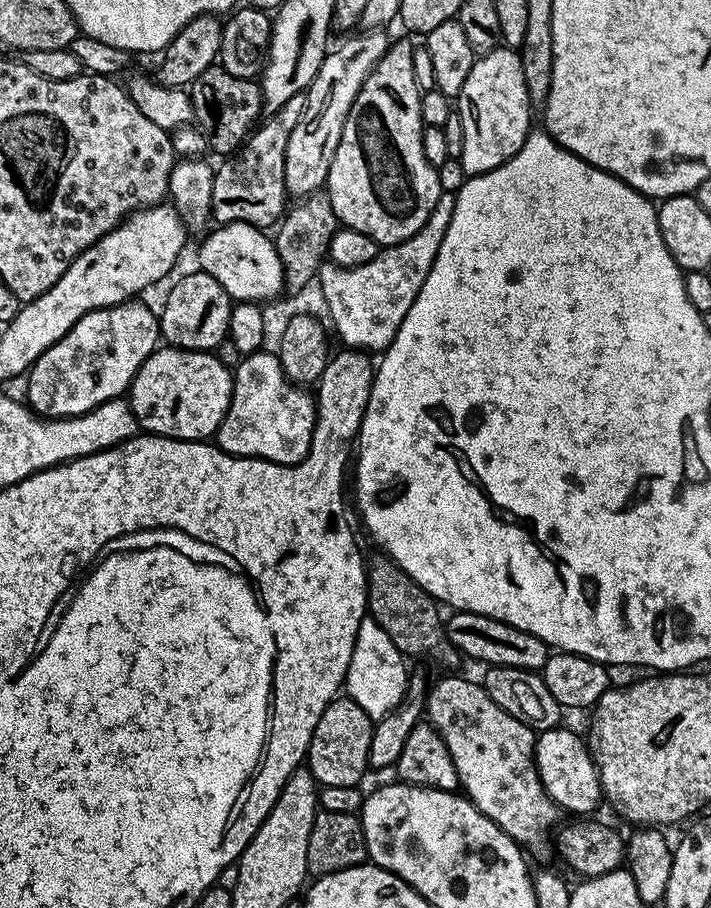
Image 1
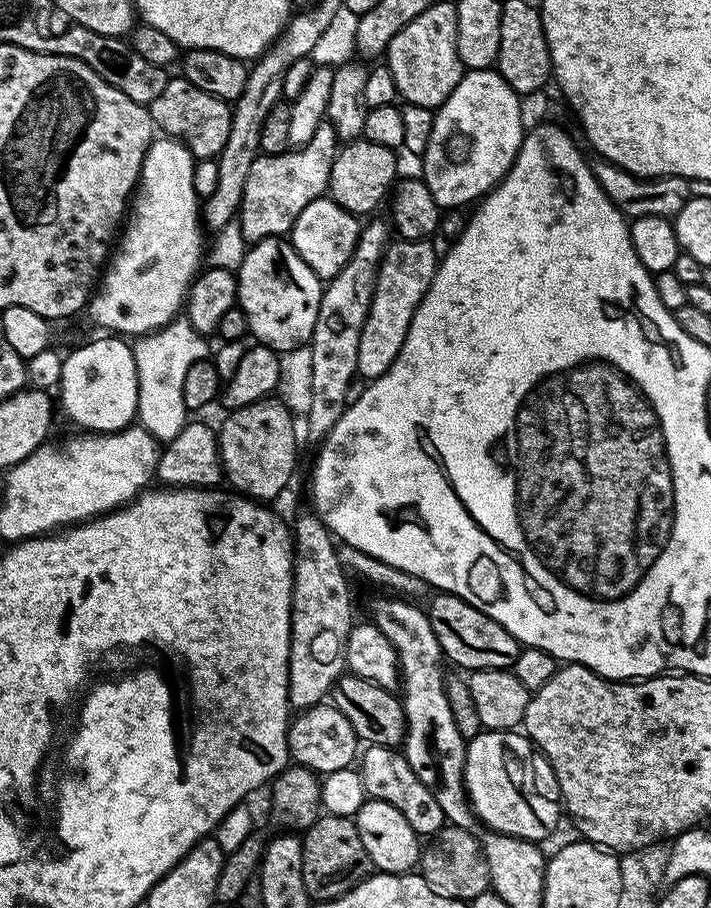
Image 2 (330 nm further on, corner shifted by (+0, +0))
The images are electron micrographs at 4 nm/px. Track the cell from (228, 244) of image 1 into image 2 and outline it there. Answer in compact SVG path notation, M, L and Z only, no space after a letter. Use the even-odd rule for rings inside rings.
M271 236L260 240L247 249L238 269L238 306L248 319L248 332L256 335L259 343L284 353L300 345L307 345L312 338L314 322L318 318L318 306L322 295L322 281L319 276L302 262L287 239Z

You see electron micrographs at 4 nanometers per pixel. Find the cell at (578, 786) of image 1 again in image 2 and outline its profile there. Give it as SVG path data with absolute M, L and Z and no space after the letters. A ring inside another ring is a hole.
M481 730L464 749L464 791L481 825L520 840L544 842L560 824L562 804L547 796L536 781L537 749L520 730Z

